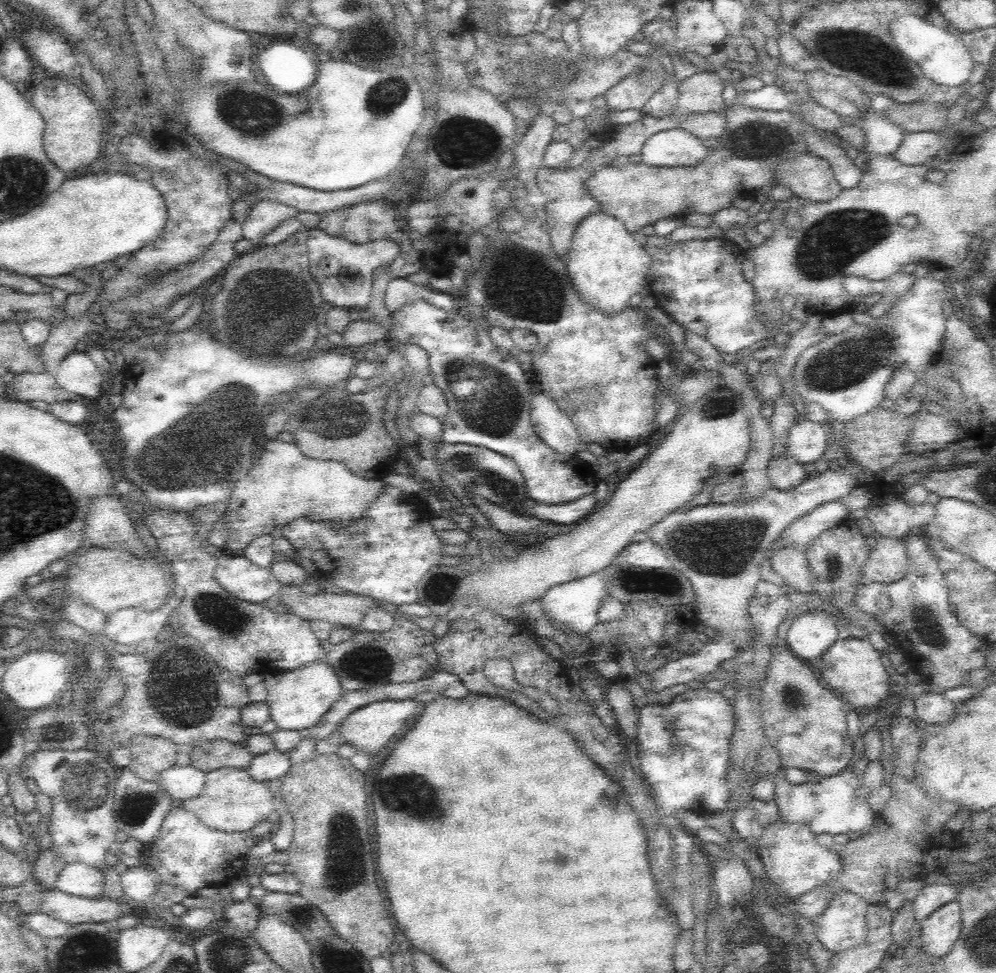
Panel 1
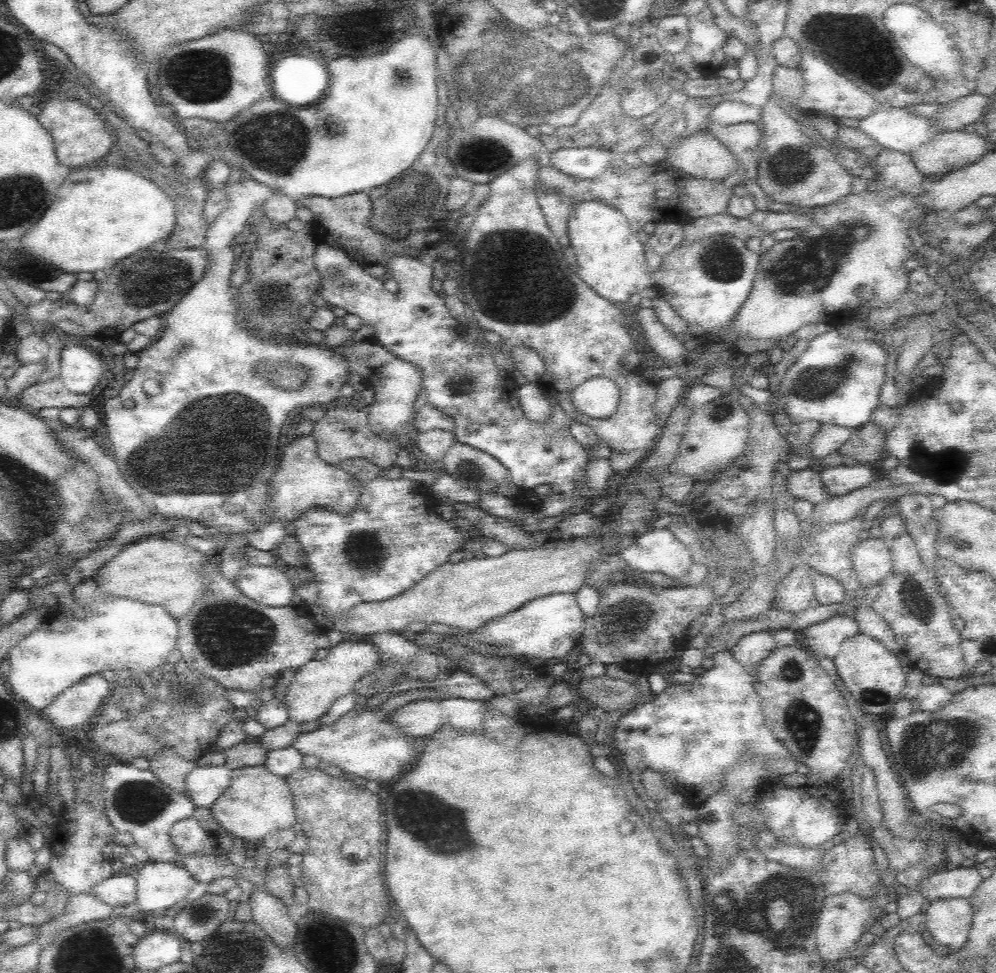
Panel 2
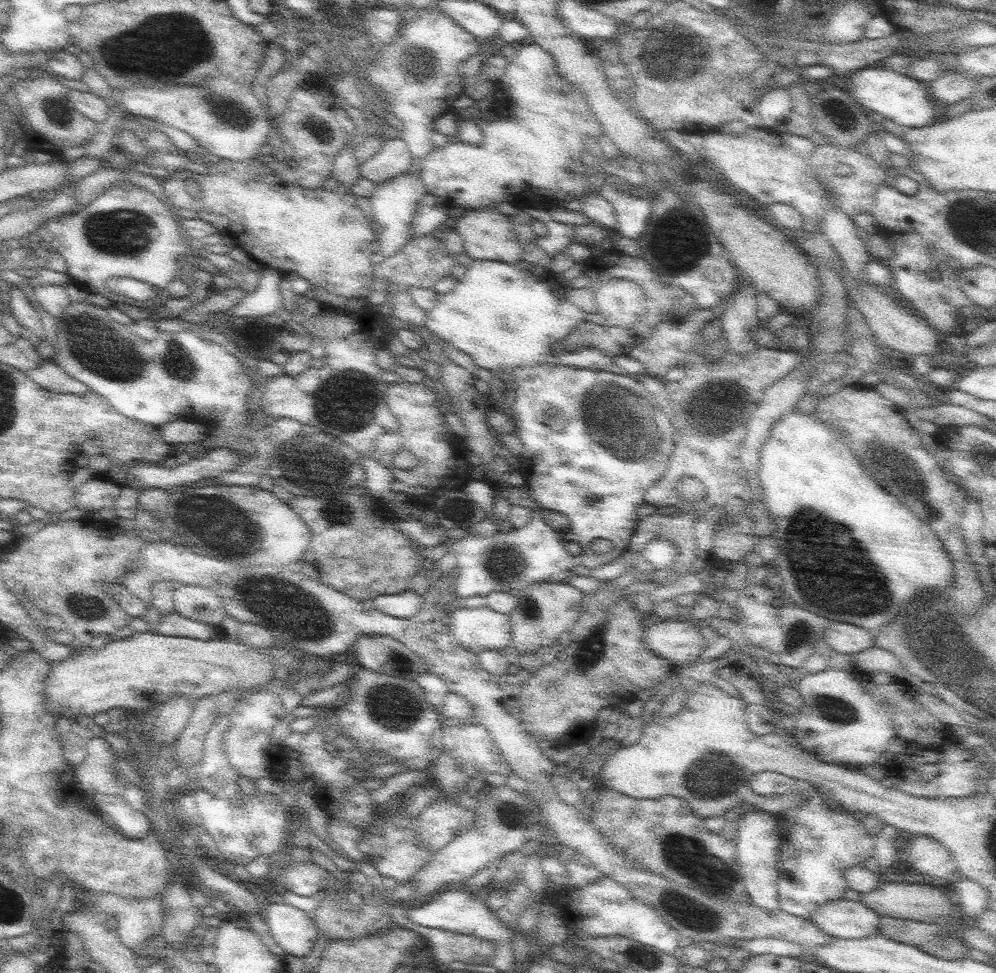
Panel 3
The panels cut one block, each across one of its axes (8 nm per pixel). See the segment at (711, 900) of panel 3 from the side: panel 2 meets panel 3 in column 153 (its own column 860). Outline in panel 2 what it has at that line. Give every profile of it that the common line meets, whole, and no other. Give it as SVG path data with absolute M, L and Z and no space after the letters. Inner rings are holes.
M868 538L858 542L850 554L852 566L858 582L868 590L870 586L878 586L892 572L892 554L890 542L880 538Z

